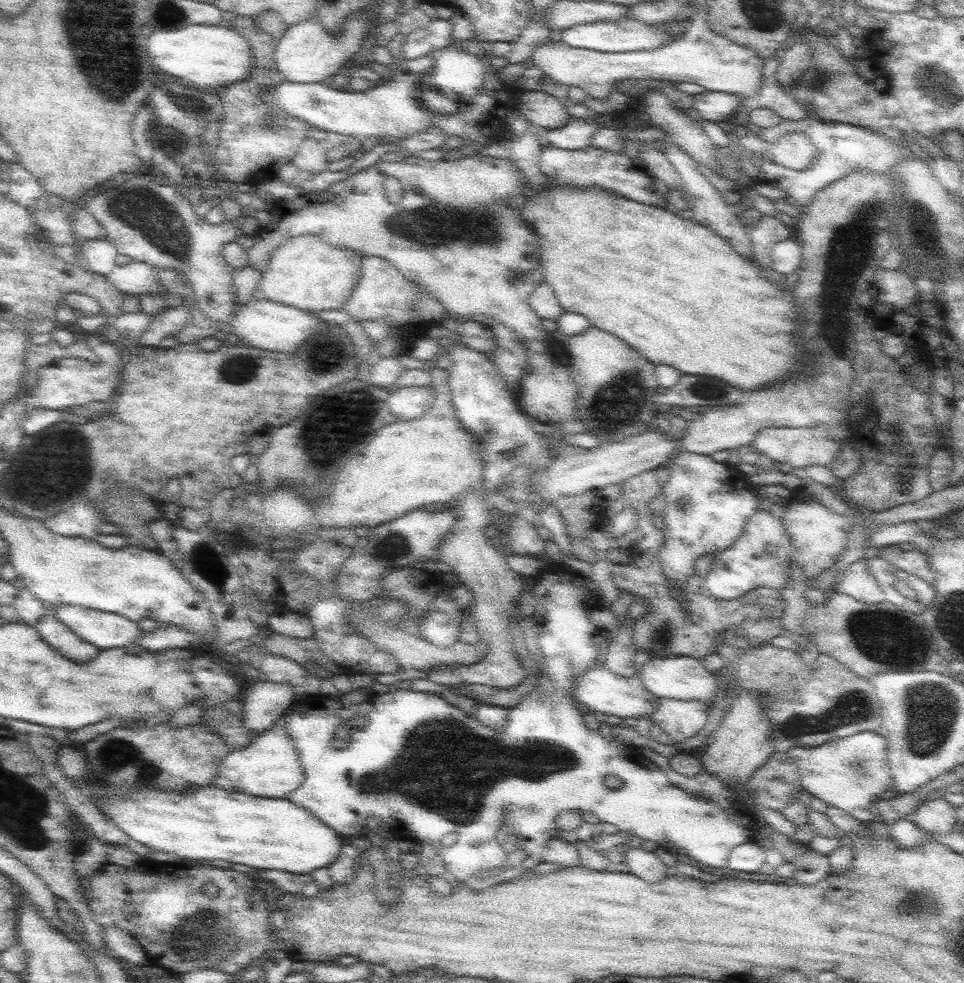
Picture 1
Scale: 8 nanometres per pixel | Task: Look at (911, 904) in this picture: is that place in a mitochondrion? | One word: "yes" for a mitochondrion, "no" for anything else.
yes

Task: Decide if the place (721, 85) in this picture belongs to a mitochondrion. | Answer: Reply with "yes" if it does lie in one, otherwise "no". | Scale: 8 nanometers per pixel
no

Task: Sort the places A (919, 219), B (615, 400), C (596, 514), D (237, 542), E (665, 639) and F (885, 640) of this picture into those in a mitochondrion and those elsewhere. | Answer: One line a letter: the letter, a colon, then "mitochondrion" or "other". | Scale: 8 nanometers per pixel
A: mitochondrion
B: mitochondrion
C: other
D: mitochondrion
E: mitochondrion
F: mitochondrion

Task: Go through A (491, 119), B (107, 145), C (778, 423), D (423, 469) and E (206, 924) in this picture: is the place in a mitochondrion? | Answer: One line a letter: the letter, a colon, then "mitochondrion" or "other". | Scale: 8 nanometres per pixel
A: other
B: other
C: other
D: other
E: mitochondrion

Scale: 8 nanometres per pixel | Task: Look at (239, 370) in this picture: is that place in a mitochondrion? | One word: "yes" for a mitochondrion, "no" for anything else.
yes

